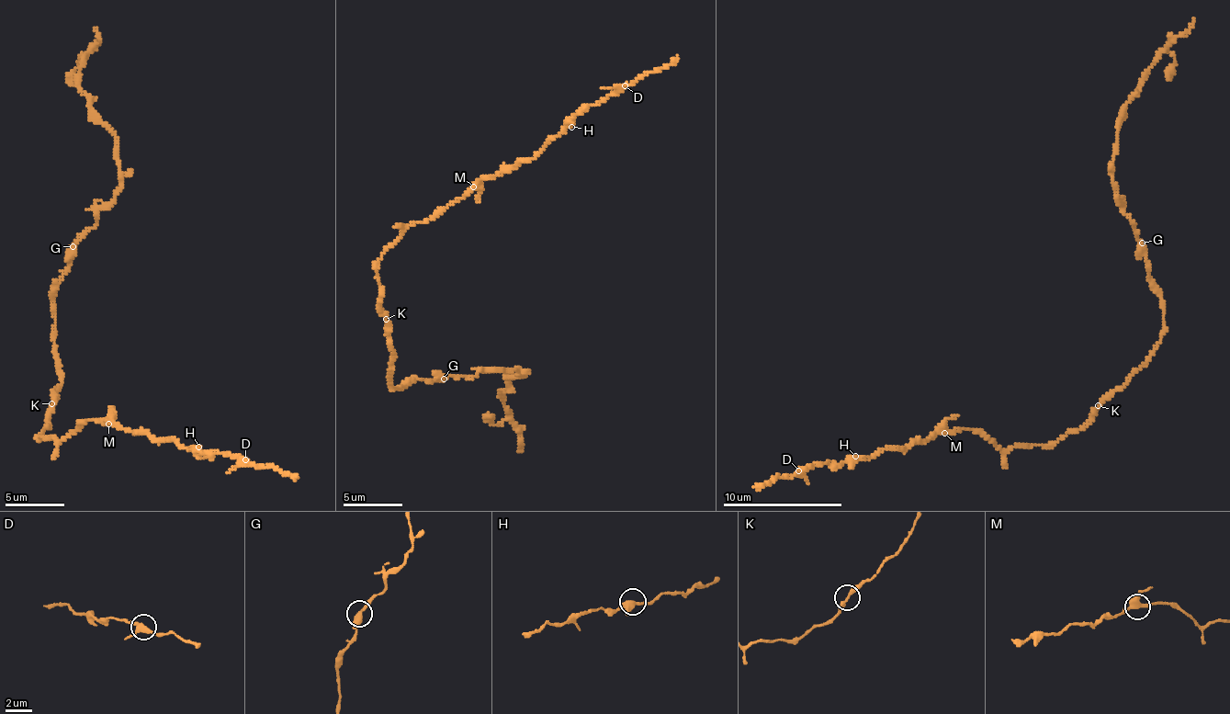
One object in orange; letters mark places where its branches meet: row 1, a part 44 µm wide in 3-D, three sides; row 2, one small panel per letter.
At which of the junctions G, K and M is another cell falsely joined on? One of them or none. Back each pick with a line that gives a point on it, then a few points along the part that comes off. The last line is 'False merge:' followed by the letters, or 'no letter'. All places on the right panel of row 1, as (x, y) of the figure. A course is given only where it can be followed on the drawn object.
False merge: no letter

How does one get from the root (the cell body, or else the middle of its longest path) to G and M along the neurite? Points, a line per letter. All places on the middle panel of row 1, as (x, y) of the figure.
G: (385, 318), (396, 356), (389, 377), (392, 387), (402, 390), (419, 379), (439, 381), (444, 379)
M: (385, 318), (378, 300), (378, 259), (408, 228), (433, 219), (450, 205), (464, 198), (474, 186)

